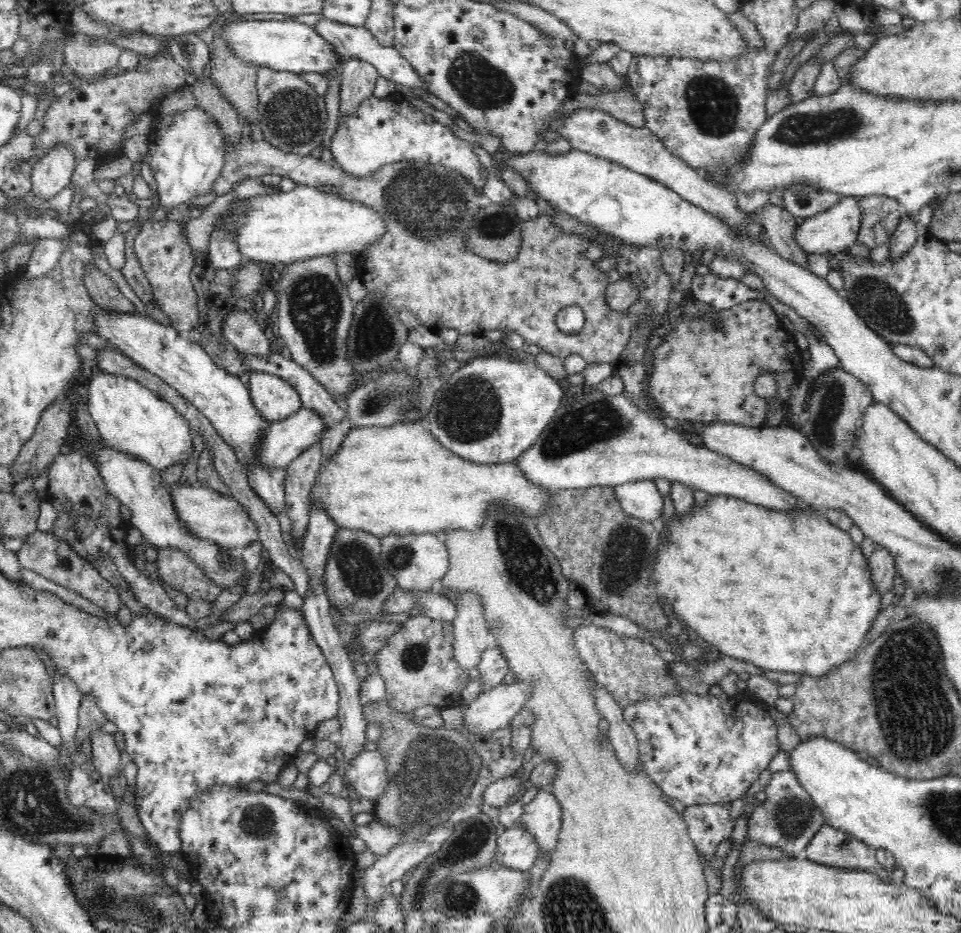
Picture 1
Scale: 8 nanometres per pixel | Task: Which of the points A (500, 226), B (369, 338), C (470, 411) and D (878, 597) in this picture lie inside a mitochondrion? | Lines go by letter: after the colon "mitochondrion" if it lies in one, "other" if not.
A: mitochondrion
B: mitochondrion
C: mitochondrion
D: other

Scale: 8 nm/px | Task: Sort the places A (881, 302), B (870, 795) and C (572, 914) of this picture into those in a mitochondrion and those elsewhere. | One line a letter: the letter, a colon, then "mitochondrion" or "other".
A: mitochondrion
B: other
C: mitochondrion

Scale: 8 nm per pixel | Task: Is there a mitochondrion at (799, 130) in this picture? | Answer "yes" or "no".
yes

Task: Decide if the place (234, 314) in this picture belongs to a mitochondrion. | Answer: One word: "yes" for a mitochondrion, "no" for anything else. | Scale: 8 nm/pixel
no

